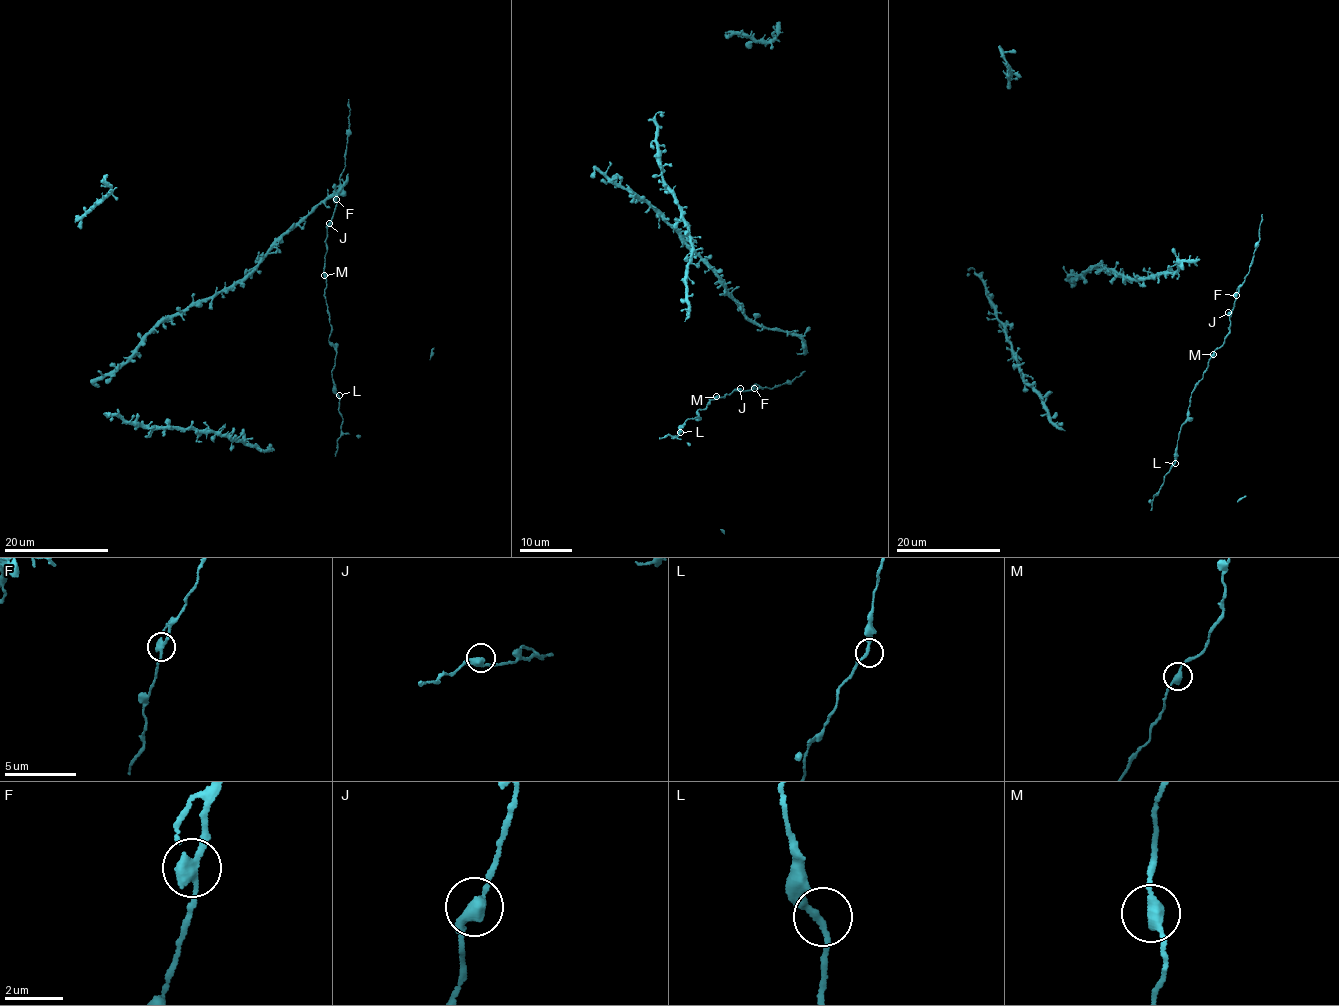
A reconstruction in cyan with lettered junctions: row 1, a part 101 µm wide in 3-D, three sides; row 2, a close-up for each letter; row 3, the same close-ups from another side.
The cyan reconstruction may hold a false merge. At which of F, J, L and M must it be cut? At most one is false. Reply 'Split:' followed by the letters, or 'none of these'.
Split: none of these

